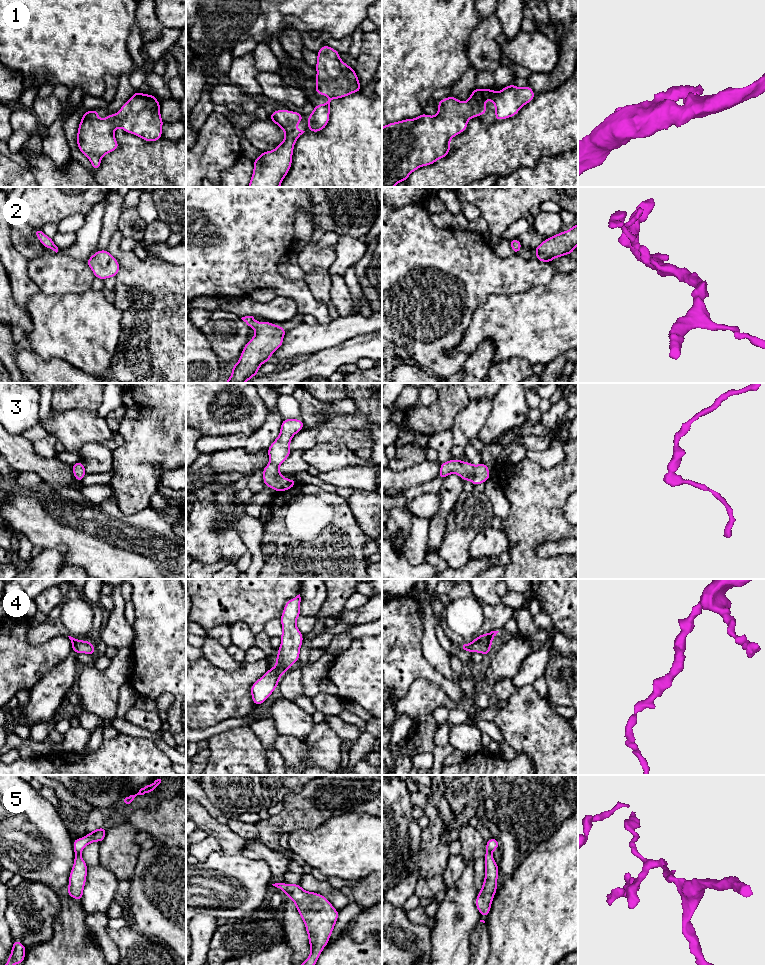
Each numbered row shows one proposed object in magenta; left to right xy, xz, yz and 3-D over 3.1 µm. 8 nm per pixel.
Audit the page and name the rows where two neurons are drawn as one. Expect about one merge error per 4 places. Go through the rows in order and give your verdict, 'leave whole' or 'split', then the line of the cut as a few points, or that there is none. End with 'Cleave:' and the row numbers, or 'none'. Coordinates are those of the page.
1: leave whole; cut none
2: leave whole; cut none
3: leave whole; cut none
4: leave whole; cut none
5: leave whole; cut none
Cleave: none

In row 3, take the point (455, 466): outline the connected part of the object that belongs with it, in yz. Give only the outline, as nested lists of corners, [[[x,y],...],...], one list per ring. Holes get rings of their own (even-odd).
[[[452,459],[440,464],[438,478],[443,480],[449,474],[457,474],[465,482],[470,480],[474,486],[484,483],[490,479],[489,467],[485,463],[473,465],[467,461]]]

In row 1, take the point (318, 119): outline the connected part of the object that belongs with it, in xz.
[[[323,45],[317,56],[315,92],[318,95],[327,95],[329,98],[325,104],[314,106],[314,110],[308,116],[310,132],[320,132],[328,125],[332,99],[360,92],[362,87],[355,69],[344,63],[334,48]]]

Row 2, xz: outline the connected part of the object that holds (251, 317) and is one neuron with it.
[[[253,316],[241,319],[255,330],[255,335],[246,343],[225,383],[245,383],[257,375],[259,367],[270,361],[271,355],[283,345],[283,337],[287,333],[281,326],[272,322],[258,322]]]

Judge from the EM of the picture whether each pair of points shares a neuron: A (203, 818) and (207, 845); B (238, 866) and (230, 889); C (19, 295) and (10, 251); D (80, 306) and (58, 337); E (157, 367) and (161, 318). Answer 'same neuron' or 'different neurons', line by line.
A: different neurons
B: same neuron
C: same neuron
D: same neuron
E: same neuron

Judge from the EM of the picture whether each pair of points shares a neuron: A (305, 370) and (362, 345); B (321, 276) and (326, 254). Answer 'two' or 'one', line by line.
A: one
B: two

